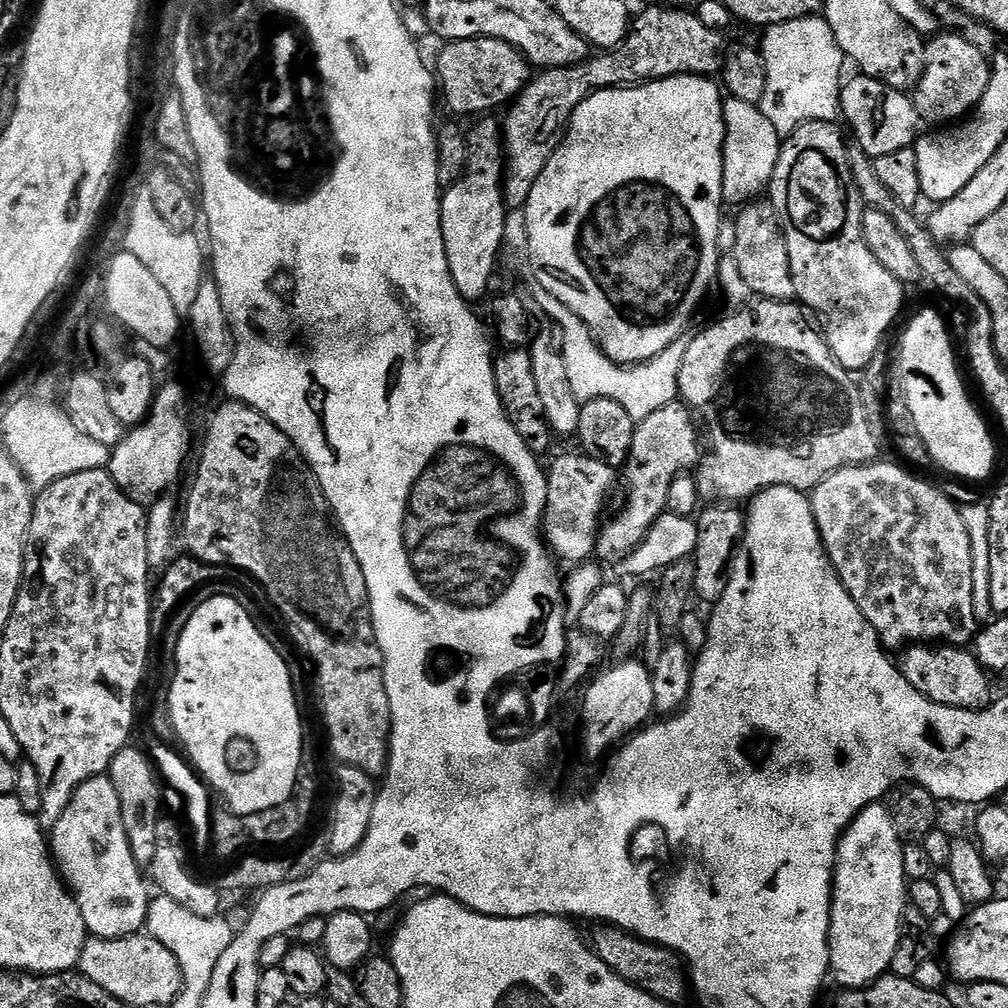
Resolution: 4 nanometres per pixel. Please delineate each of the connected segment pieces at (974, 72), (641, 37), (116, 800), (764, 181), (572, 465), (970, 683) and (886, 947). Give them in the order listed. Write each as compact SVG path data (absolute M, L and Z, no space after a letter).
M939 34L933 35L924 49L924 73L914 89L917 117L928 124L936 124L932 126L948 126L967 117L982 94L986 94L991 77L989 57L984 57L983 50L971 39L962 42L962 34L956 40L943 40Z
M648 8L631 21L630 31L619 48L593 55L581 64L550 68L536 74L540 76L533 75L524 85L524 91L511 101L508 117L502 120L505 205L509 209L523 209L530 190L534 190L534 182L538 182L538 174L550 162L558 137L587 96L600 88L627 88L668 76L711 77L721 71L726 51L724 39L721 33L702 26L691 11Z
M102 775L87 780L50 830L54 863L82 910L89 933L102 940L139 933L148 919L150 903L148 888L140 877L141 865L137 864L126 838L120 788L108 779Z
M731 98L724 100L724 171L720 174L720 185L725 205L743 206L765 195L780 161L782 136L780 140L779 135L757 105Z
M576 452L560 456L552 465L547 465L548 497L542 525L547 547L561 561L569 560L572 566L587 561L593 555L596 537L602 527L600 515L604 512L608 495L616 488L618 476L617 469Z
M927 643L911 645L898 660L900 673L927 700L951 708L979 710L989 707L994 699L989 673L979 660L964 646L929 646Z
M883 803L867 804L863 810L856 815L850 822L850 826L840 836L840 845L836 848L836 870L832 873L832 909L830 910L830 930L828 931L828 953L830 954L830 962L828 967L831 975L836 976L836 980L844 990L854 988L865 988L868 984L878 979L879 976L885 975L891 969L892 959L894 958L894 950L898 950L898 942L900 941L900 925L904 918L904 910L906 901L908 900L908 884L904 880L904 848L905 845L898 838L898 834L894 830L894 822L890 822L890 814L887 807Z

